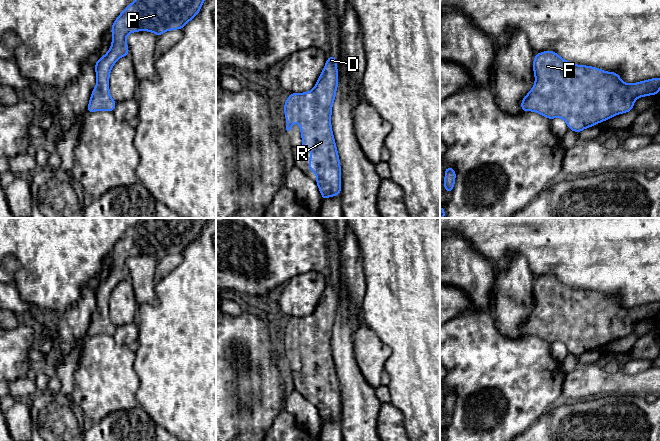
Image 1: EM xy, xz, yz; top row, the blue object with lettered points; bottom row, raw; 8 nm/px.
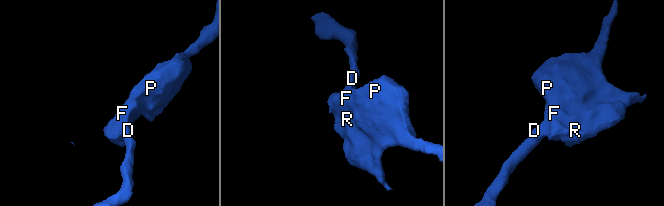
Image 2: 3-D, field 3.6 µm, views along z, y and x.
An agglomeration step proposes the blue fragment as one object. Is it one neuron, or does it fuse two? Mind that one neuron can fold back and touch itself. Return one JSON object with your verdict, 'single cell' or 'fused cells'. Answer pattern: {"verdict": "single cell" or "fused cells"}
{"verdict": "single cell"}

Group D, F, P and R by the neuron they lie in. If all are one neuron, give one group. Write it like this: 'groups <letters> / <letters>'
groups D F P R

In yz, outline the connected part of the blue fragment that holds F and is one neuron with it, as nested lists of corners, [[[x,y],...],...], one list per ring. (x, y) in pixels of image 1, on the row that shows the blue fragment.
[[[554,51],[535,54],[533,62],[535,85],[521,101],[522,111],[535,111],[549,120],[563,118],[568,129],[577,133],[617,114],[631,111],[637,98],[657,95],[660,91],[660,77],[627,84],[616,72],[572,64]]]

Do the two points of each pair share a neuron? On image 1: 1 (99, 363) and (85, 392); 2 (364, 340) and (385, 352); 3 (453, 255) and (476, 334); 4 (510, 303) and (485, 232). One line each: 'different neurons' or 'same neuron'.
1: same neuron
2: same neuron
3: different neurons
4: different neurons

